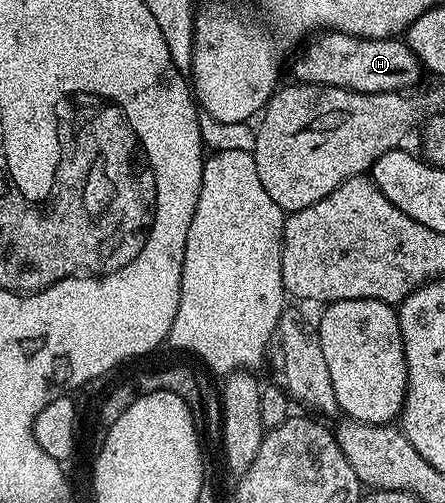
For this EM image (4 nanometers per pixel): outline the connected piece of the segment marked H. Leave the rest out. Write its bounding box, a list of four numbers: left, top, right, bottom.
[293,29,424,95]

